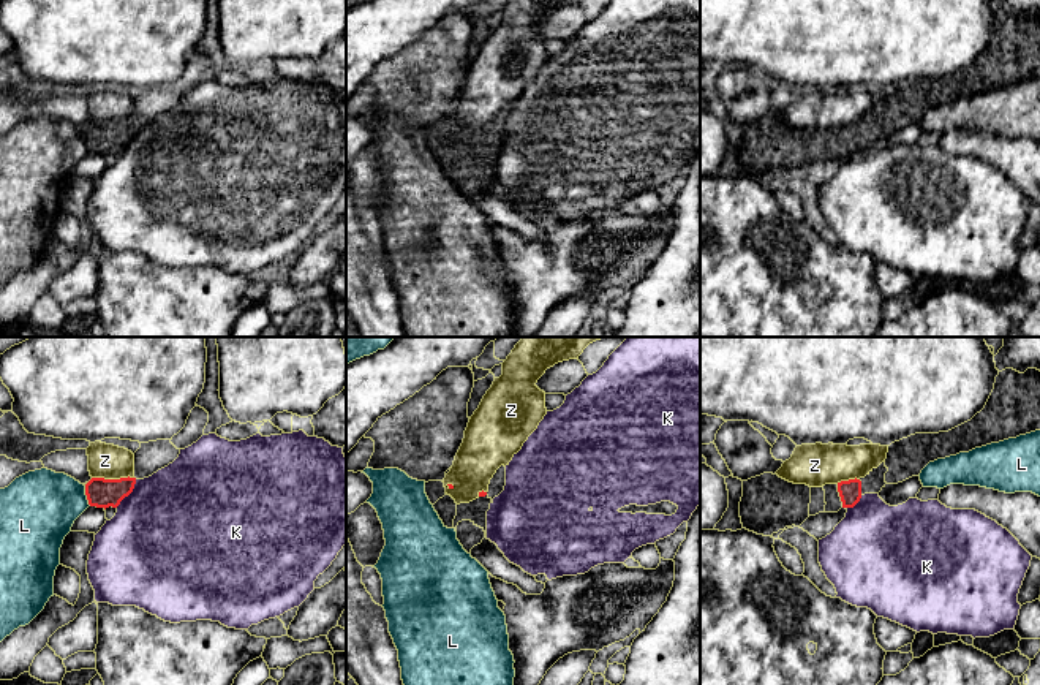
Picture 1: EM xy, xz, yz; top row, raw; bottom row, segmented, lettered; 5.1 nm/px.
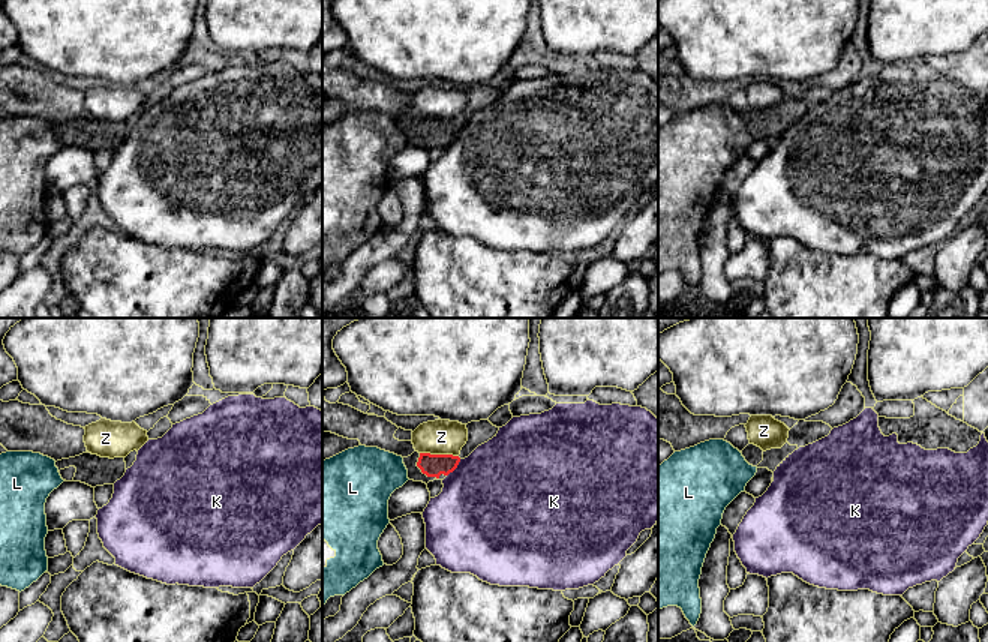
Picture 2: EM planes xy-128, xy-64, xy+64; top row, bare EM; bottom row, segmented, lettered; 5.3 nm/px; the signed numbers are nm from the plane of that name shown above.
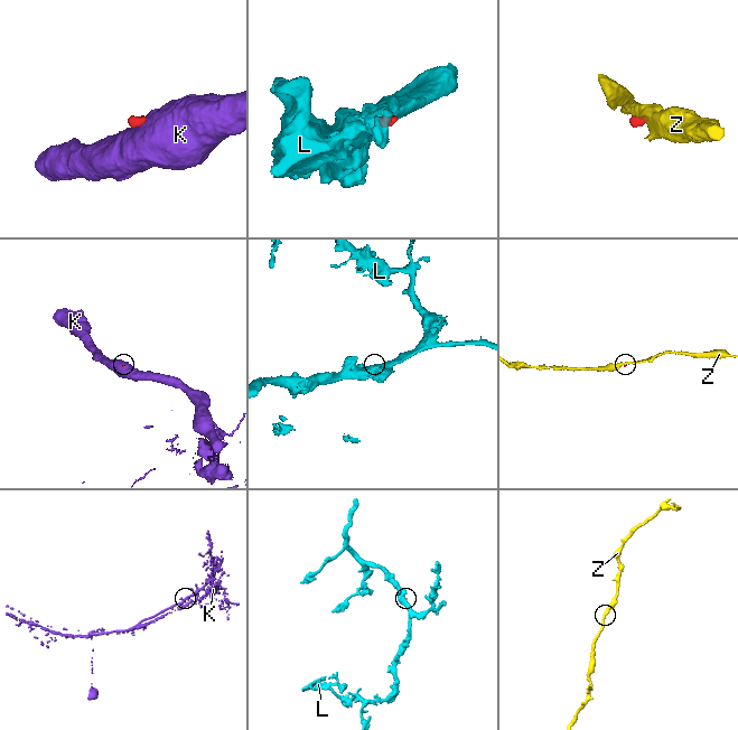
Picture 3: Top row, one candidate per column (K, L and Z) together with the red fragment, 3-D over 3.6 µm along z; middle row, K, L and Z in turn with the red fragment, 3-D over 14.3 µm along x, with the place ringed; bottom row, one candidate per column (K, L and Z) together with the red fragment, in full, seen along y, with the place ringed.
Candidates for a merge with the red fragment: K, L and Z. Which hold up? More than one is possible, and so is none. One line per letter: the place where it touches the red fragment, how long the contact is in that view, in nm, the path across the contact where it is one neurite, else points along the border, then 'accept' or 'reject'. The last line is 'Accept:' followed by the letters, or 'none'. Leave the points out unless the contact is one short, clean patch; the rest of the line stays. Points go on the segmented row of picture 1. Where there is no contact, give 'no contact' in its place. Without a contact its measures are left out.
K: contact xy (128, 494); length 180 nm; border xy (136, 480), (131, 491), (116, 507); reject
L: contact xy (86, 494); length 110 nm; border xy (84, 486), (84, 494), (90, 505); reject
Z: contact xy (113, 480); length 220 nm; border xy (92, 476), (133, 478); reject
Accept: none

